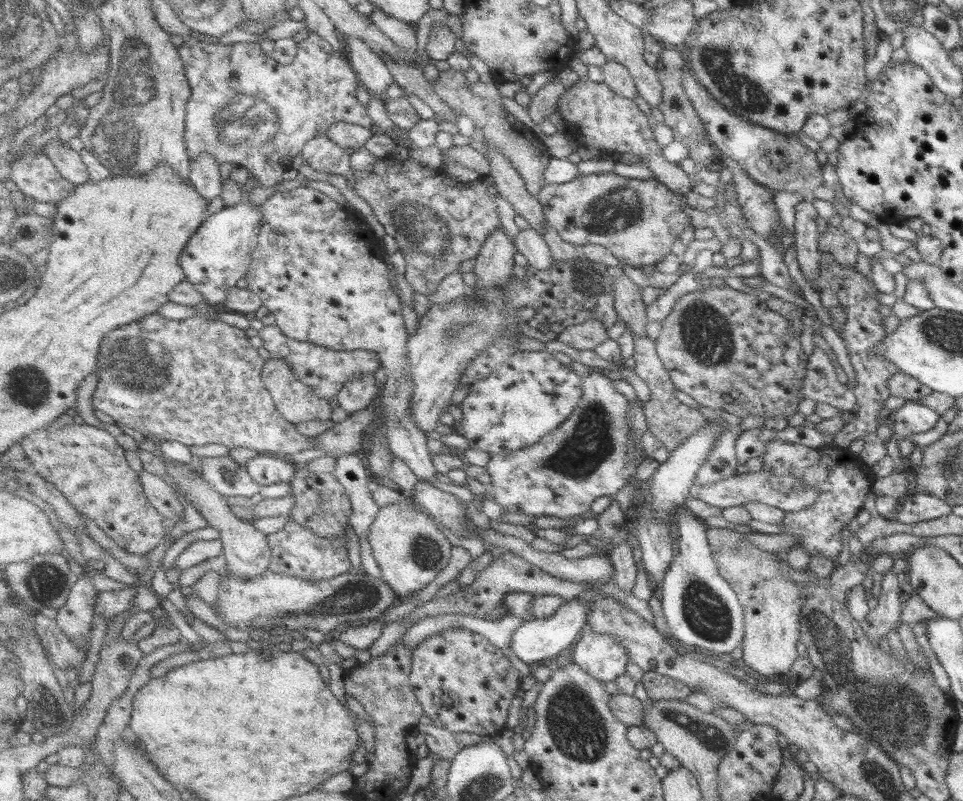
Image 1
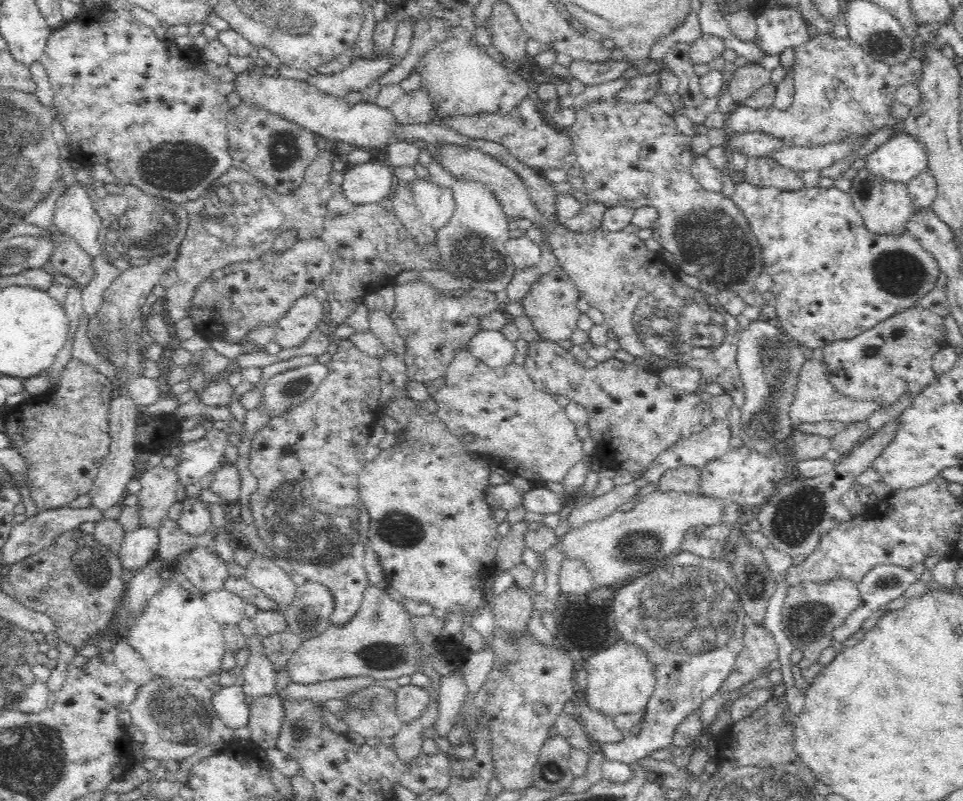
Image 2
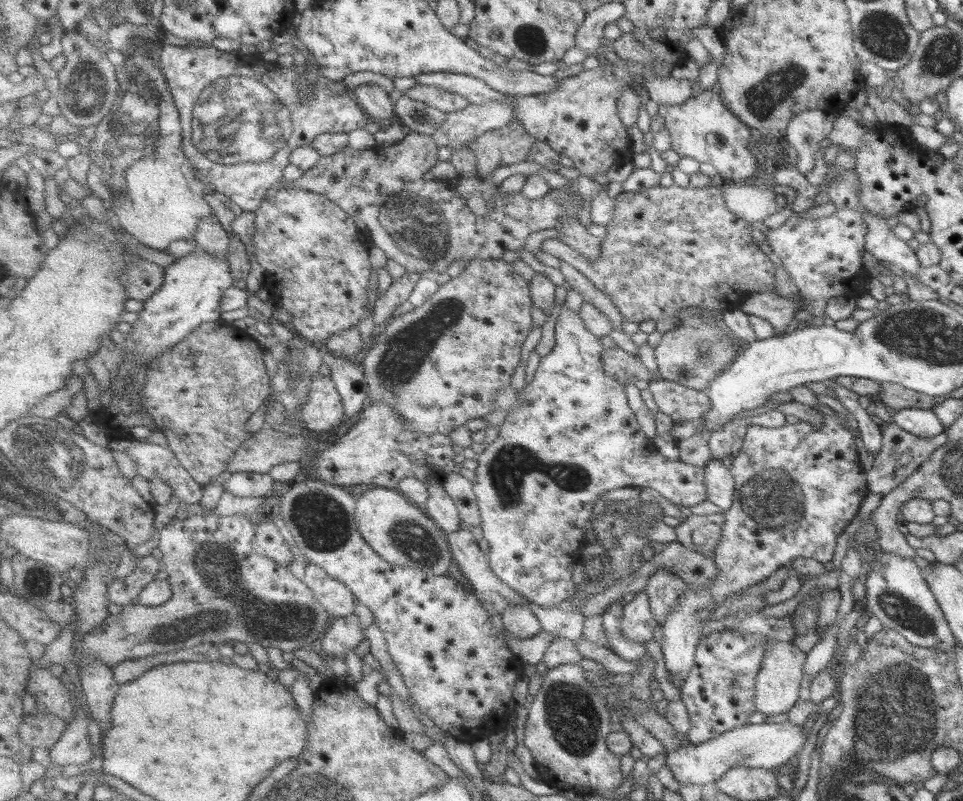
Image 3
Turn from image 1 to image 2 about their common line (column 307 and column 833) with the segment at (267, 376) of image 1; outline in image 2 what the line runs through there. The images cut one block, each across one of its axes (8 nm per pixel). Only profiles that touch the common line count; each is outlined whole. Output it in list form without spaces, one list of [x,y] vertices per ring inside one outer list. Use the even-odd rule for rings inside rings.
[[[812,358],[805,359],[798,380],[798,391],[790,408],[792,425],[794,428],[801,422],[841,422],[844,425],[868,421],[868,418],[875,412],[884,408],[884,401],[876,398],[855,398],[839,392],[829,377],[829,368],[824,363],[824,359]]]

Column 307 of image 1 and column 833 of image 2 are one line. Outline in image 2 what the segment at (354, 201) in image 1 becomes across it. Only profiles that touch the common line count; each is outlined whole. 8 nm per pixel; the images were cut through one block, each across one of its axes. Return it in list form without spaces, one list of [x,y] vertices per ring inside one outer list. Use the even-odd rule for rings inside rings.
[[[857,141],[846,142],[844,145],[831,145],[825,148],[808,149],[796,146],[784,145],[778,150],[772,150],[767,158],[770,158],[778,167],[794,172],[808,170],[822,170],[830,167],[838,161],[842,161],[852,153],[852,144]]]

